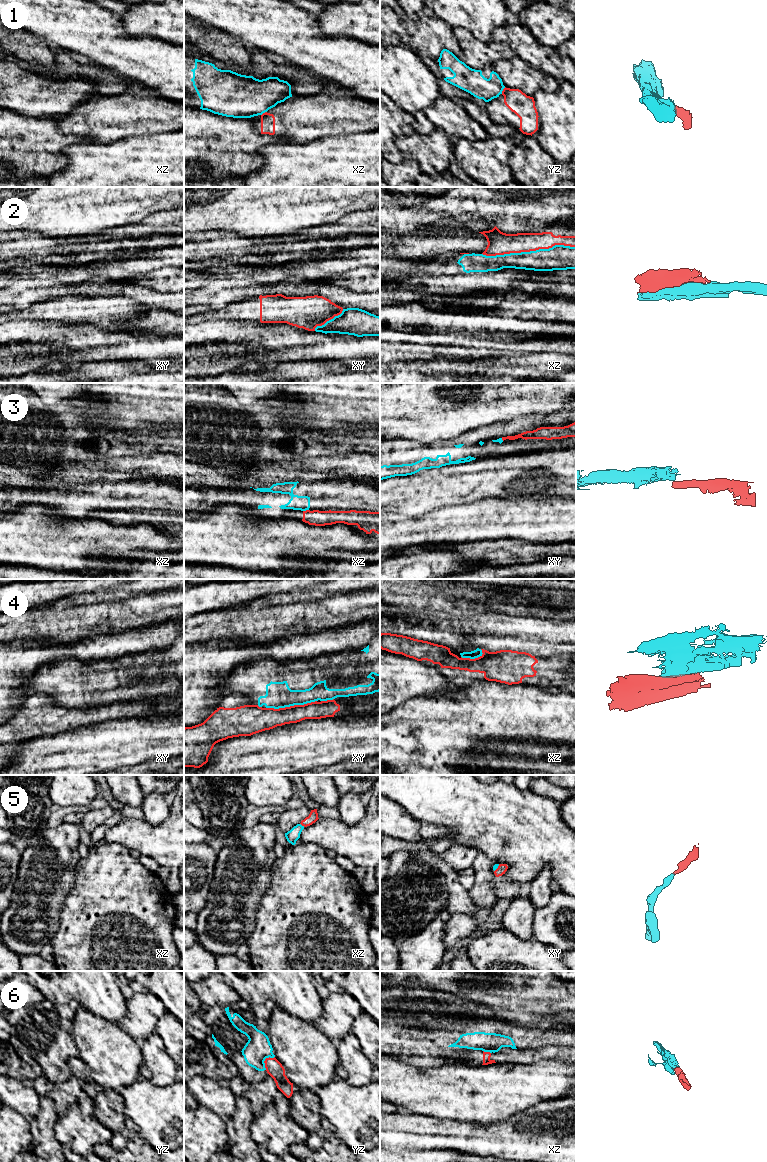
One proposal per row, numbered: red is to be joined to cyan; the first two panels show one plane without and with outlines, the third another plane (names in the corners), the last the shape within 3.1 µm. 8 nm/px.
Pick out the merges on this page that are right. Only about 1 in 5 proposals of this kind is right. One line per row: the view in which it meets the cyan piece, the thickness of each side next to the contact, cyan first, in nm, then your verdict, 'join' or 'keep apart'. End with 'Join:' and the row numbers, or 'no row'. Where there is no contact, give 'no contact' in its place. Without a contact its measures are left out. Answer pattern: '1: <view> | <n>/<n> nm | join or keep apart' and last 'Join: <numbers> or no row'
1: yz | 190/180 nm | keep apart
2: xz | 200/190 nm | keep apart
3: xz | 120/130 nm | keep apart
4: xy | 200/180 nm | keep apart
5: xz | 100/80 nm | join
6: yz | 200/140 nm | keep apart
Join: 5

